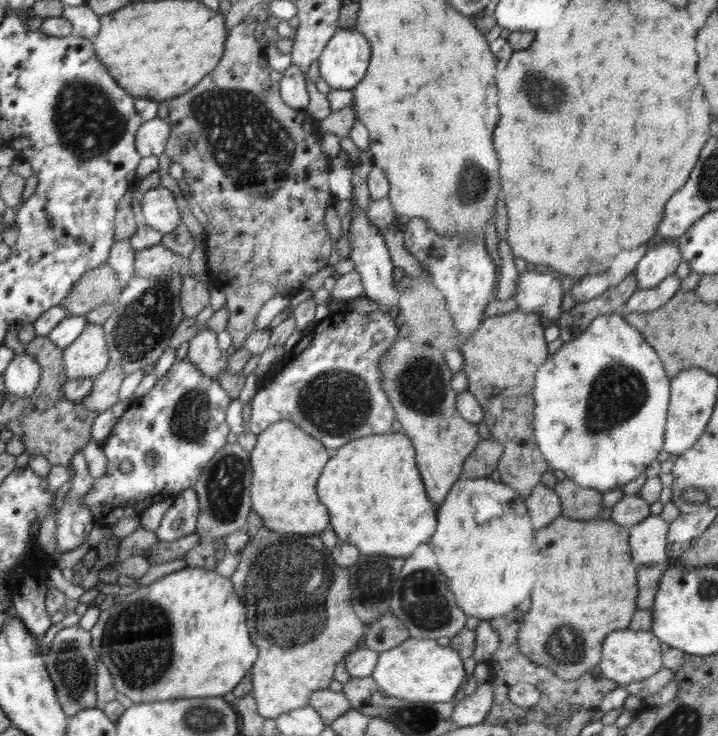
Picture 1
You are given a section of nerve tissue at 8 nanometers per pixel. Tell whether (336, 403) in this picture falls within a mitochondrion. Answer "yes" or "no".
yes

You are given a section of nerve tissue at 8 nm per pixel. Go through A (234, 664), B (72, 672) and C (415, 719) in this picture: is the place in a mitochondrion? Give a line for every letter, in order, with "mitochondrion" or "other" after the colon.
A: other
B: mitochondrion
C: mitochondrion

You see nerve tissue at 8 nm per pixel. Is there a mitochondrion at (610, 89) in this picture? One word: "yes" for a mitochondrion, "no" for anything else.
no

